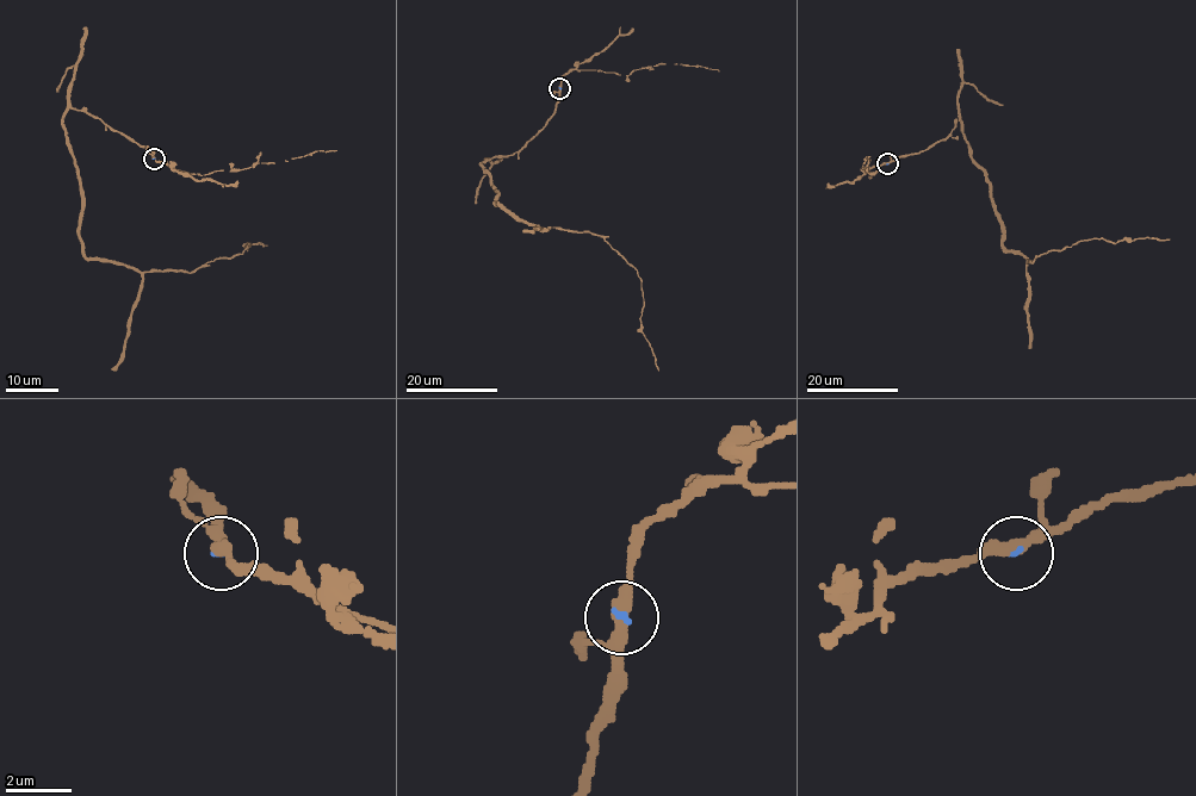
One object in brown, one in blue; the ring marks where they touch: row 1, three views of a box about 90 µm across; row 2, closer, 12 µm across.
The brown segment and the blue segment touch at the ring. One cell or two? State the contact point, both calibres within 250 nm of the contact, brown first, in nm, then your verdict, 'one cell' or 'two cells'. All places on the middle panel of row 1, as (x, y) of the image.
place (559, 88); calibres 360 and 150 nm; one cell

